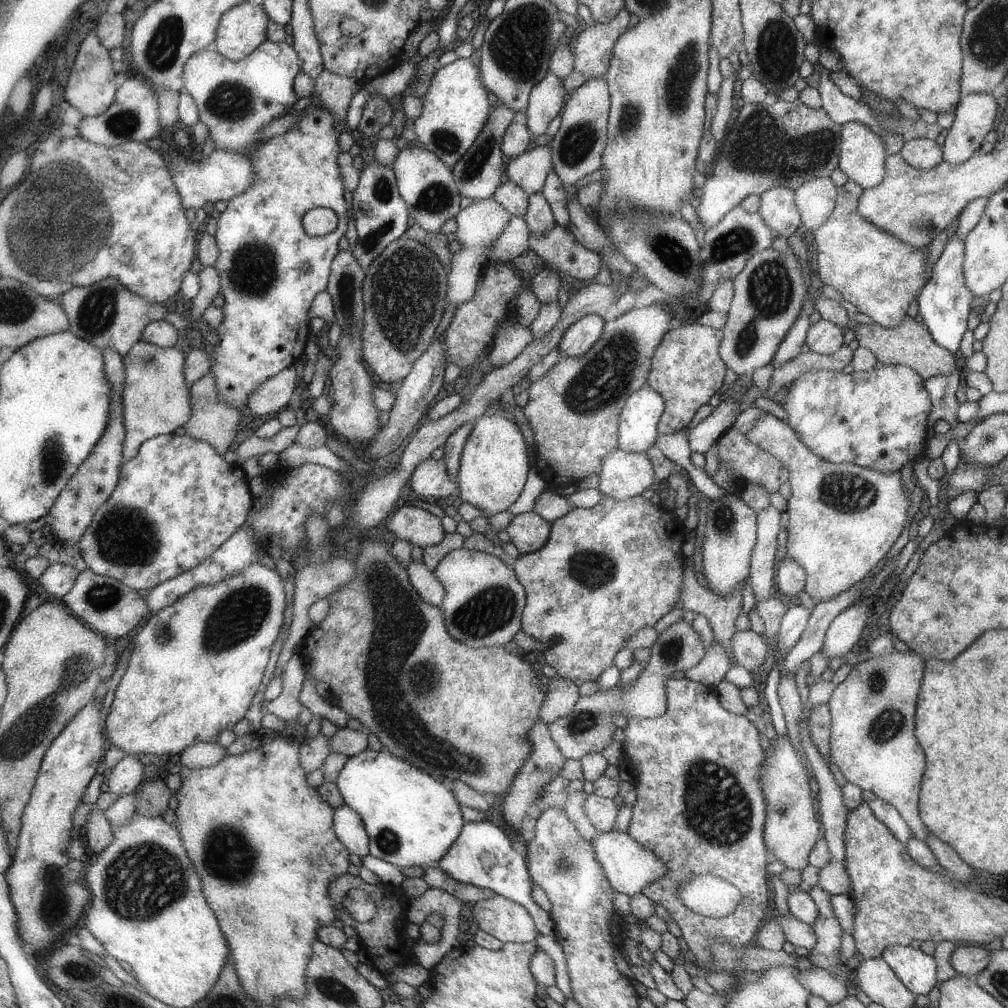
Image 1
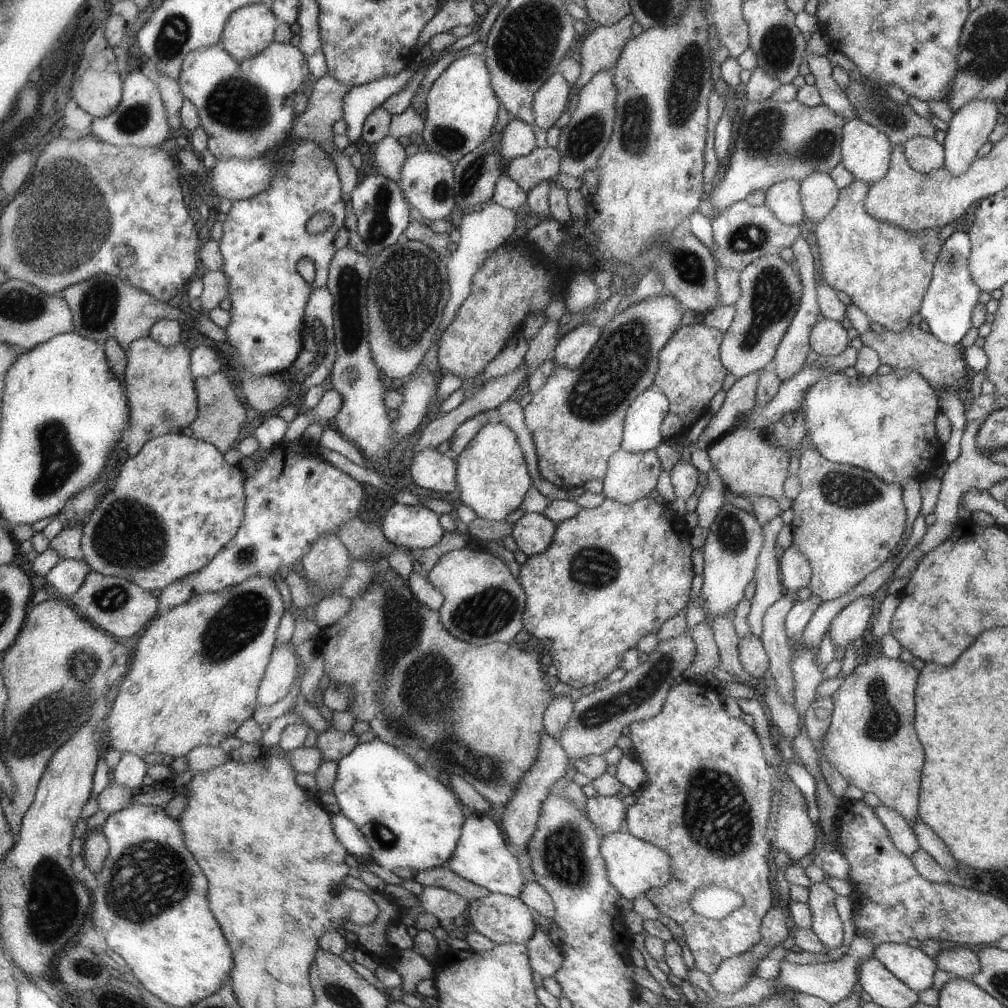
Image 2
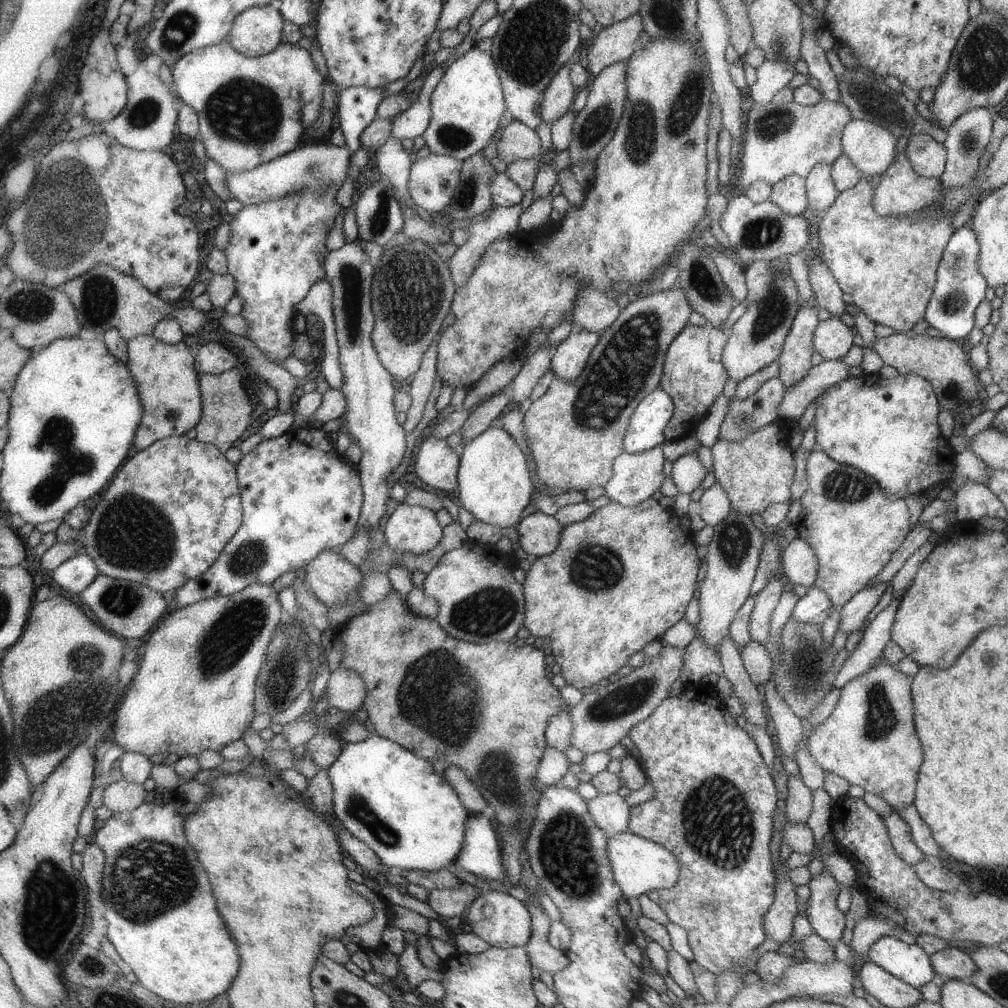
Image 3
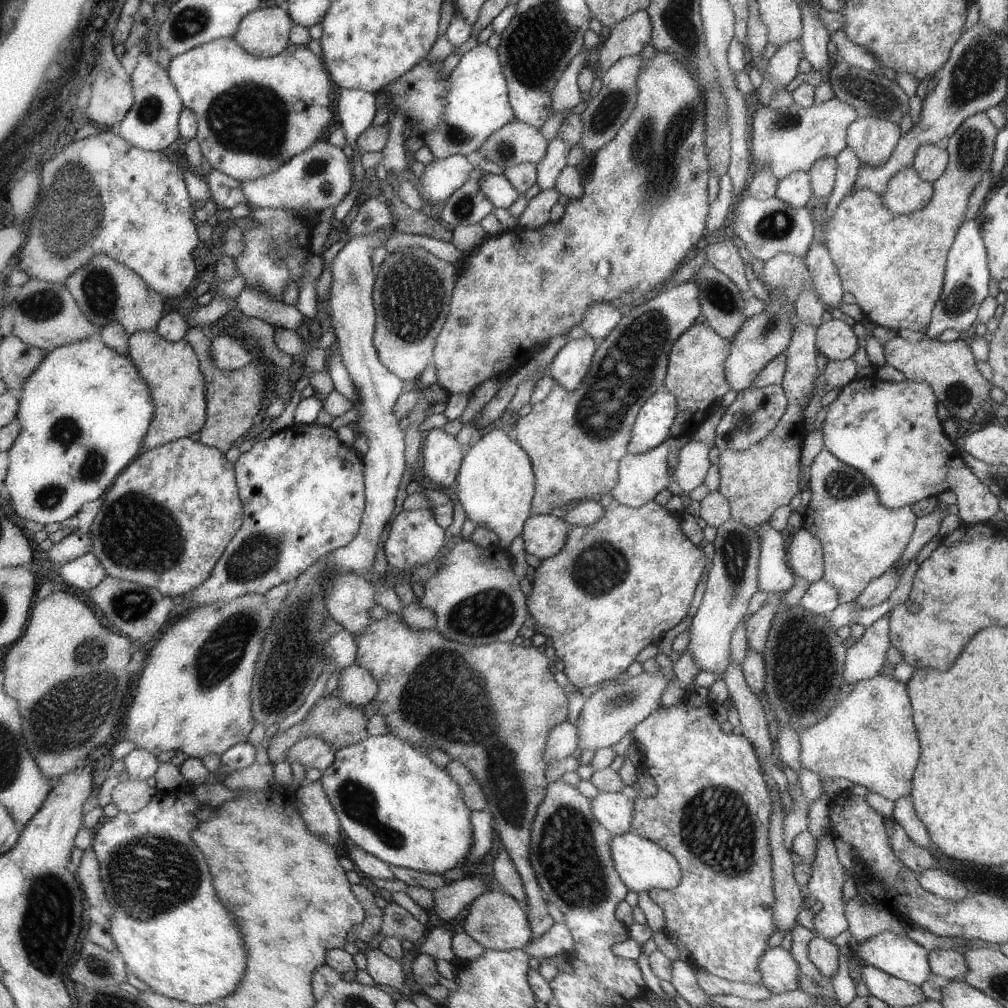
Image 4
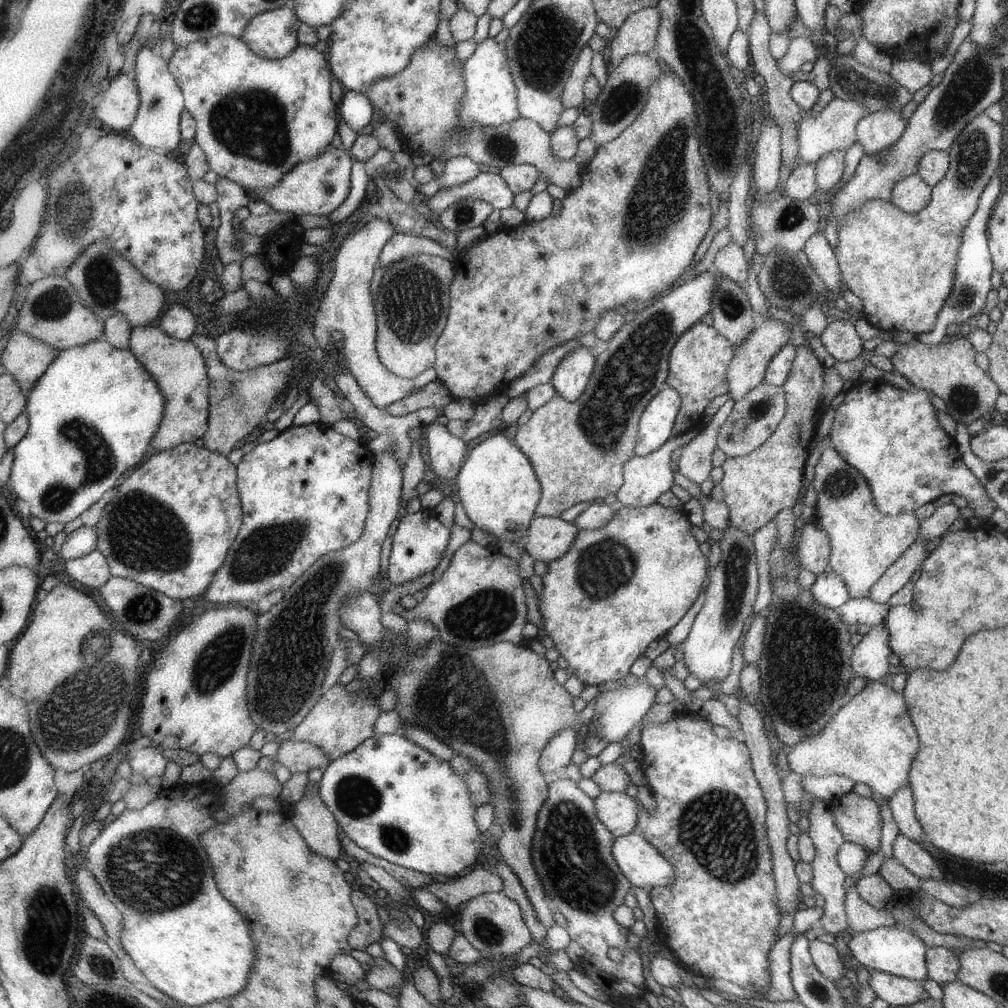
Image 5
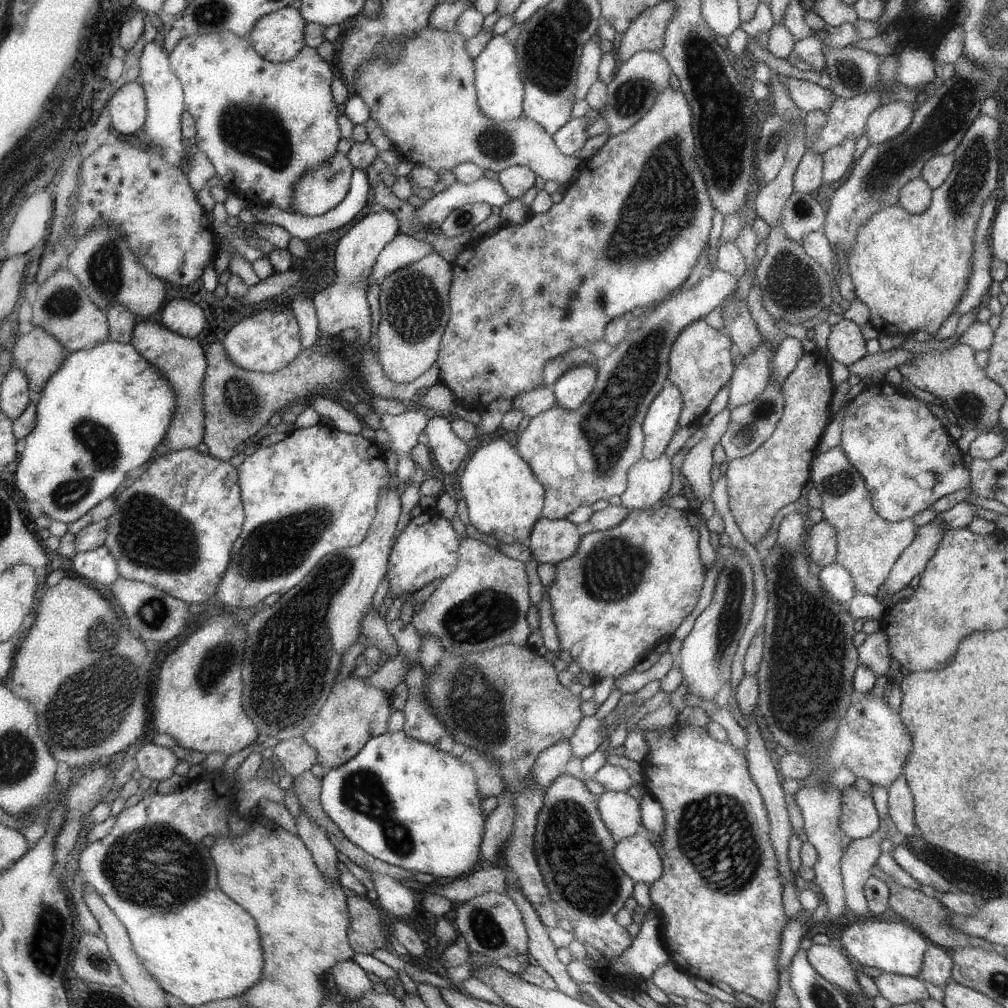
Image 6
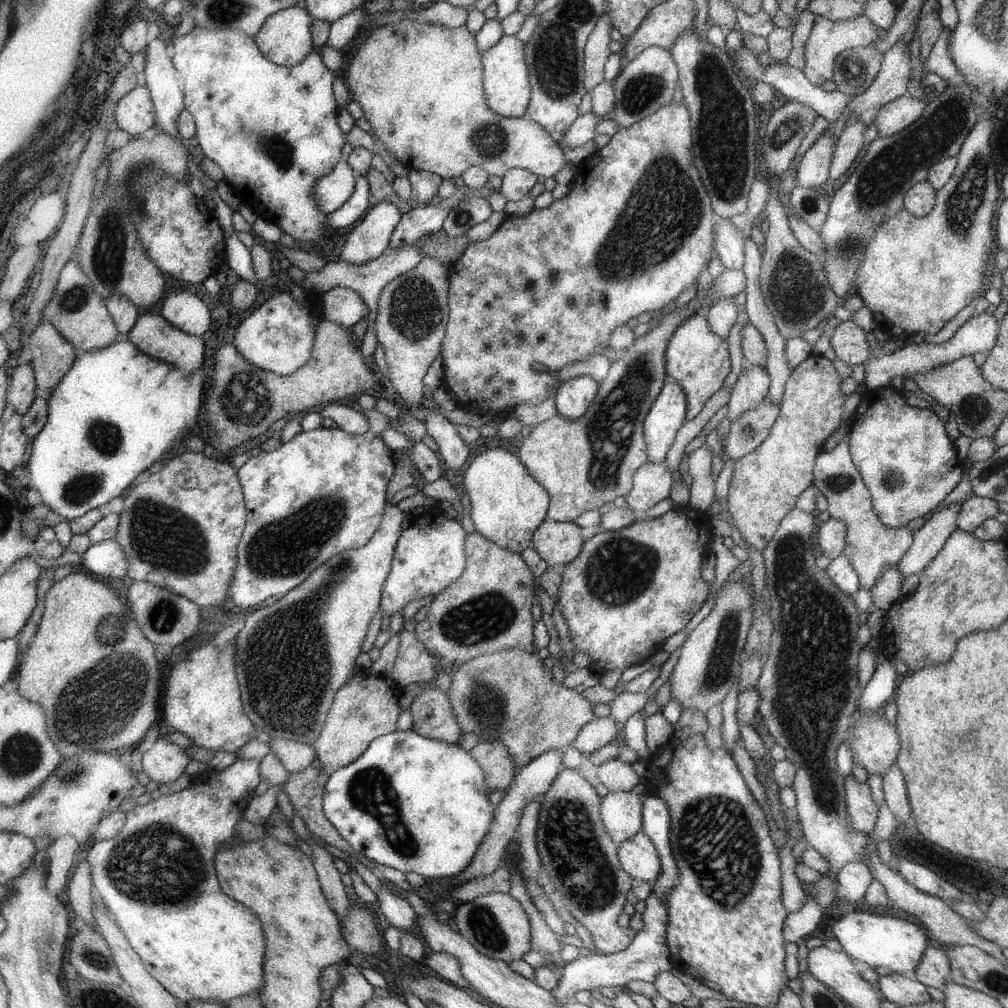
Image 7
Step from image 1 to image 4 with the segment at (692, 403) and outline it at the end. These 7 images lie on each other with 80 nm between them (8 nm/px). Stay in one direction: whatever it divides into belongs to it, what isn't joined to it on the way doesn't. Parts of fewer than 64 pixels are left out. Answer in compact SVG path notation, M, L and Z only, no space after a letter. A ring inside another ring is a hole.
M693 323L678 336L670 348L669 364L667 364L665 382L663 382L664 389L673 394L677 400L677 416L670 428L669 438L693 435L695 428L704 421L703 418L705 418L707 410L713 406L713 402L727 392L729 382L725 382L725 360L729 354L730 340L720 337L710 325Z

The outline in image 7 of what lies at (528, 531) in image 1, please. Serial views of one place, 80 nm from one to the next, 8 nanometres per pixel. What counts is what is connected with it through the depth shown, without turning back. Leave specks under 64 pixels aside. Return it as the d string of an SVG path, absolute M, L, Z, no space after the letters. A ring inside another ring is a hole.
M546 518L539 524L533 534L532 546L537 554L551 567L561 567L577 558L579 551L582 550L584 541L579 533L580 527L573 523L562 523L559 521L550 521Z

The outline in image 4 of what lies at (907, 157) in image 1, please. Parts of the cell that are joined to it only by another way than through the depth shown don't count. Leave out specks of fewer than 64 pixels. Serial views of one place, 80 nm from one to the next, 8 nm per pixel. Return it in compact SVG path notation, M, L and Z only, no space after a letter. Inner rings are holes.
M922 145L916 149L911 167L924 181L932 183L943 174L948 164L949 153L944 145Z

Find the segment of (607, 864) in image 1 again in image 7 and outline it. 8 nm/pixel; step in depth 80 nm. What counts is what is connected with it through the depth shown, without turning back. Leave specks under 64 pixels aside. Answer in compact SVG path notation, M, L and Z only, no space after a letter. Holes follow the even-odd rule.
M644 832L635 833L617 844L618 860L633 882L653 882L661 872L662 863L653 841Z

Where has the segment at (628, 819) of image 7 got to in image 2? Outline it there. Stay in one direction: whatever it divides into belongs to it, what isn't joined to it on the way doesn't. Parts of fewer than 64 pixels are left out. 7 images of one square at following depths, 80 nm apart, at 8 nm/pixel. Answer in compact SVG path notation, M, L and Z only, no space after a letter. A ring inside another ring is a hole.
M595 795L587 798L584 812L594 827L599 828L605 835L621 830L619 826L623 822L623 804L619 798L615 798L615 795L610 797Z

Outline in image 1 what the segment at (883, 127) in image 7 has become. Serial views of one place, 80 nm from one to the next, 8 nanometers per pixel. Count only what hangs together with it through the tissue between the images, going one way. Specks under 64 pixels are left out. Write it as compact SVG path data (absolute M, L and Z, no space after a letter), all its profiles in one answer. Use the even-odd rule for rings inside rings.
M855 121L842 124L841 154L838 156L838 167L844 172L849 181L855 182L862 189L868 189L879 184L884 179L886 144L882 137L872 131L867 125Z

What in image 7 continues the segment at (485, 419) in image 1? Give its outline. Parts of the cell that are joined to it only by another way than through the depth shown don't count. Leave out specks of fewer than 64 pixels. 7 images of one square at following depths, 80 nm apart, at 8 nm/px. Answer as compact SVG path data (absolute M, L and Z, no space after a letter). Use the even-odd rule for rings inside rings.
M501 447L485 450L471 461L462 475L465 494L470 498L474 530L499 548L519 553L532 546L533 534L546 518L550 495L527 472L522 461Z

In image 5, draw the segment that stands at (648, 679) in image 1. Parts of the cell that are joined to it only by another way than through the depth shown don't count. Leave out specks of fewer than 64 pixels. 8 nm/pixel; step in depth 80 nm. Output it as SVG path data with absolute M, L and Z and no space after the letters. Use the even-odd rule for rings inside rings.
M638 678L637 684L627 688L603 691L595 702L592 718L597 718L597 722L590 723L590 734L596 739L619 743L627 730L643 718L653 704L655 693L645 678Z

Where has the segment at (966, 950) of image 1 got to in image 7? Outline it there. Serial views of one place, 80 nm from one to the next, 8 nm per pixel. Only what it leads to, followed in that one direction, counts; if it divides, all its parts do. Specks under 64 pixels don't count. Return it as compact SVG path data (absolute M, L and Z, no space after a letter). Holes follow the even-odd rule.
M926 948L922 960L910 977L921 984L942 991L950 972L950 962L946 953L939 948Z

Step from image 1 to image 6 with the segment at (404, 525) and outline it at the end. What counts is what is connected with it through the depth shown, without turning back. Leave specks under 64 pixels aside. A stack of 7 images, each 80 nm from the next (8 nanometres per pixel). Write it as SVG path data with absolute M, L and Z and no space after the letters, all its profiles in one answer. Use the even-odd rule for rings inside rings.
M436 507L423 510L403 529L397 537L390 556L390 570L387 573L390 597L399 599L406 593L417 592L437 578L445 579L454 570L457 562L457 534L451 524L439 516Z

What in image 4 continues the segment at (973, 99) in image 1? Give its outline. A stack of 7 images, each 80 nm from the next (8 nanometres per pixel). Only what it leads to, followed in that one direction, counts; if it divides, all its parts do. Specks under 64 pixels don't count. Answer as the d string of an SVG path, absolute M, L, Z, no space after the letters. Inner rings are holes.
M985 111L971 115L947 138L944 144L949 153L949 164L943 174L932 182L933 195L930 202L918 211L898 215L887 210L880 196L867 189L849 192L838 203L831 220L823 226L824 242L831 260L836 266L842 290L855 297L864 320L874 325L895 328L895 330L923 331L930 324L932 311L940 298L944 284L944 267L948 252L958 234L957 228L963 222L965 204L981 180L981 174L993 162L993 140L995 126L989 122Z

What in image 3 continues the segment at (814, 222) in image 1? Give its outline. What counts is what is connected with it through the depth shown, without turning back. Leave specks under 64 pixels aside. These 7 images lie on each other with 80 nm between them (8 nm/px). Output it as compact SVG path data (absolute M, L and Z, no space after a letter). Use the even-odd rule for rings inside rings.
M817 163L805 177L809 215L813 215L816 211L826 210L838 196L831 181L831 169L832 165L829 163Z

